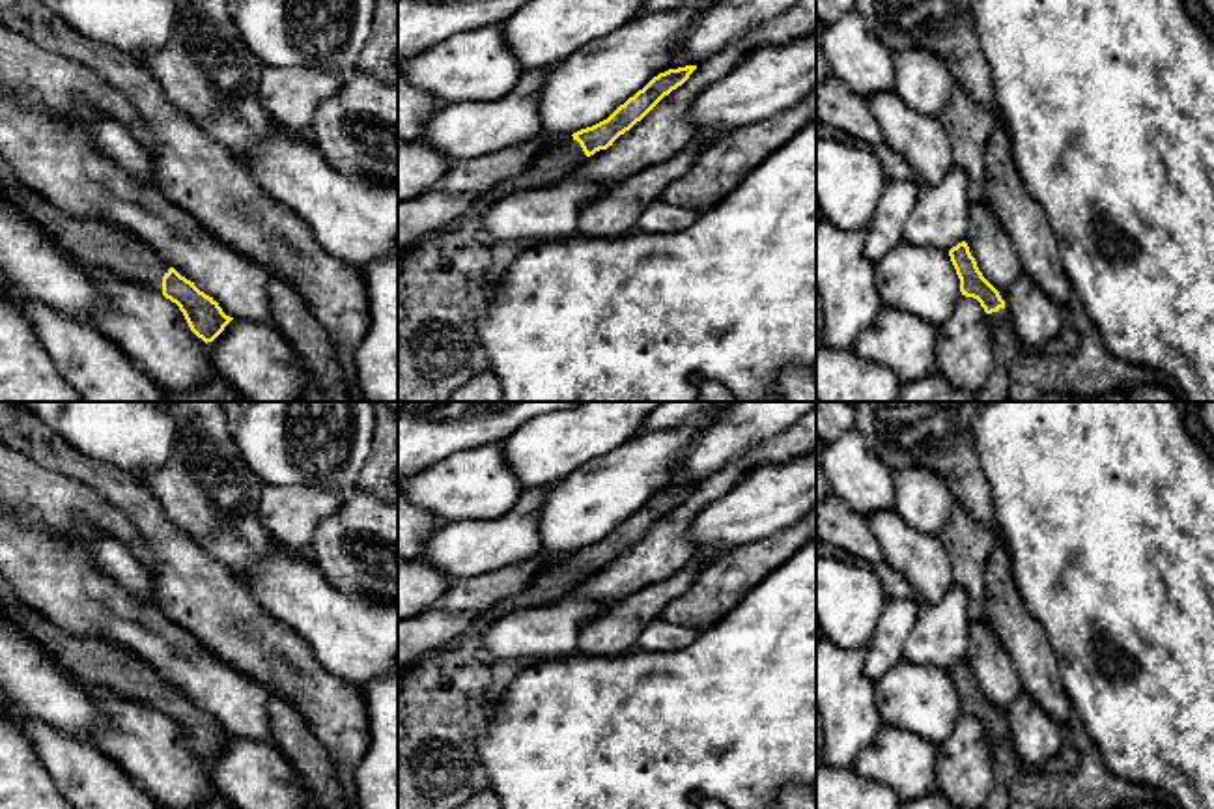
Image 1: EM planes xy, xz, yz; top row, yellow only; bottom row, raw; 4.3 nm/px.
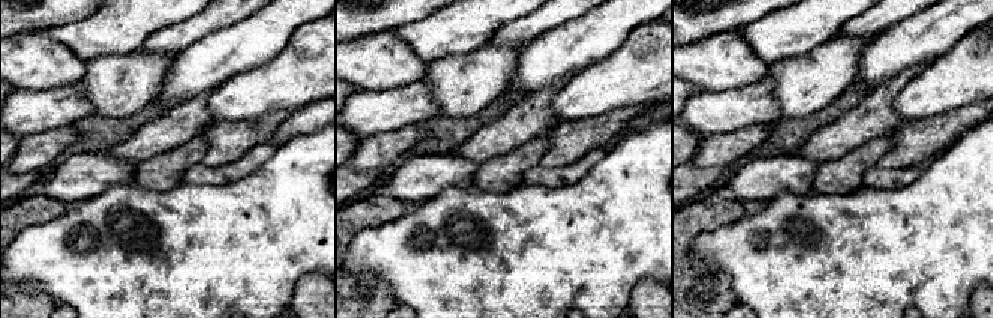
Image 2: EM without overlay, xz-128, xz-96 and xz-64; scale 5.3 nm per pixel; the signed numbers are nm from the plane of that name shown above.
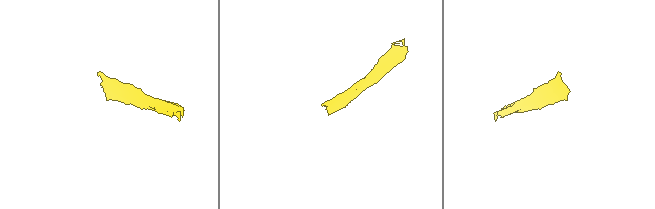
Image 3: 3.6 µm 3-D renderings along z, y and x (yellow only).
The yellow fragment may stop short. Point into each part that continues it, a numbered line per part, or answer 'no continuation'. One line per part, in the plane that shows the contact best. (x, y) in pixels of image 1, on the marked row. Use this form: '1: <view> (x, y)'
1: yz (1007, 346)

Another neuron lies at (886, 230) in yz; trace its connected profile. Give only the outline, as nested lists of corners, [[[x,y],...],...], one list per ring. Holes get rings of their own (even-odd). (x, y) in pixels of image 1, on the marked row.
[[[887,179],[876,215],[868,224],[865,250],[870,262],[878,263],[902,241],[919,194],[921,187],[915,181]]]

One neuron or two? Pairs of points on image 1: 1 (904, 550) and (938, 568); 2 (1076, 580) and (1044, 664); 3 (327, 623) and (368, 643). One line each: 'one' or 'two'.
1: one
2: two
3: one

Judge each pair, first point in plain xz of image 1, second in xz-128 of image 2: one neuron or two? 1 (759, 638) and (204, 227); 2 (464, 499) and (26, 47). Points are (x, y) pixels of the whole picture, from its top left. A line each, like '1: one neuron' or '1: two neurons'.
1: one neuron
2: one neuron

